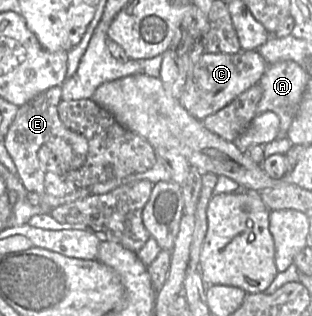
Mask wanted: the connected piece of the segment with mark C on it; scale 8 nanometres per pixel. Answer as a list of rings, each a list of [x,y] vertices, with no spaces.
[[[241,50],[237,54],[203,53],[195,64],[188,58],[187,77],[179,102],[190,115],[203,120],[224,108],[251,86],[258,84],[267,66],[256,50]]]

